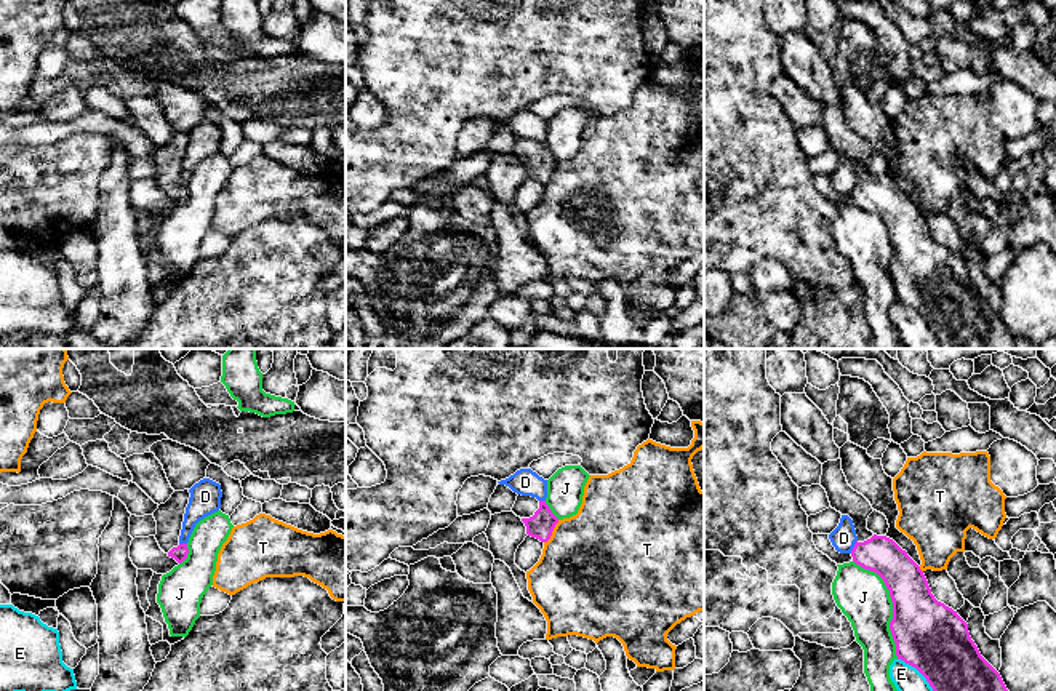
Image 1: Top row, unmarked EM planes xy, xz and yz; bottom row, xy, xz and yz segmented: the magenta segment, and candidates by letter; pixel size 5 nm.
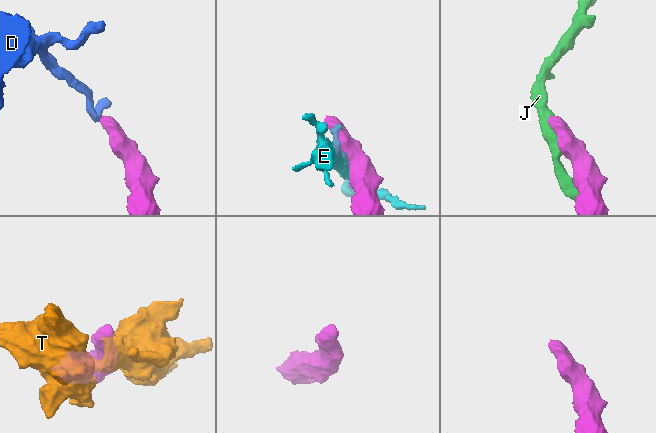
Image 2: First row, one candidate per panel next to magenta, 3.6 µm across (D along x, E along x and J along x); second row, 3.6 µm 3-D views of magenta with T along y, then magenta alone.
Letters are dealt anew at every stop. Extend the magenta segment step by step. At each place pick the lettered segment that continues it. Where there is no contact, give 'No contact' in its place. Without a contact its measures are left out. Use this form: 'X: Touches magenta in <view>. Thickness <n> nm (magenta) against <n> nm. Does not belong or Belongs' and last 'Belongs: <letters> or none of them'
D: Touches magenta in yz. Thickness 190 nm (magenta) against 130 nm. Does not belong
E: Touches magenta in yz. Thickness 360 nm (magenta) against 130 nm. Does not belong
J: Touches magenta in yz. Thickness 360 nm (magenta) against 260 nm. Does not belong
T: Touches magenta in xz. Thickness 130 nm (magenta) against 480 nm. Does not belong
Belongs: none of them

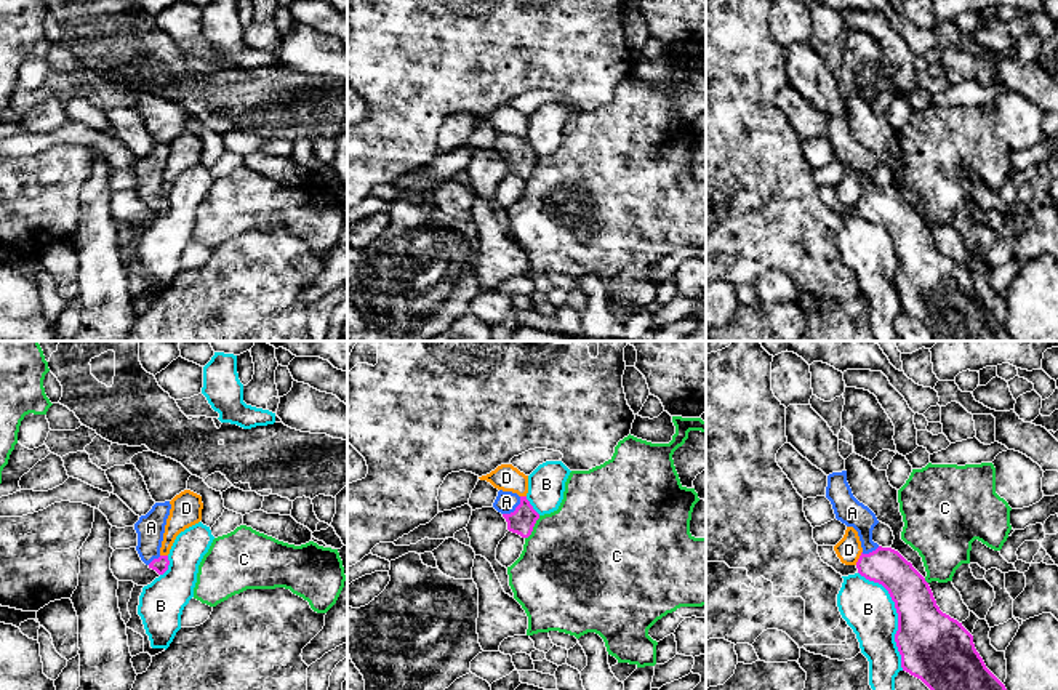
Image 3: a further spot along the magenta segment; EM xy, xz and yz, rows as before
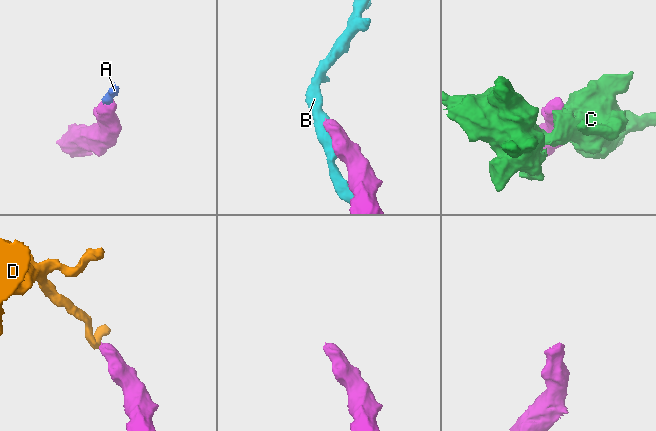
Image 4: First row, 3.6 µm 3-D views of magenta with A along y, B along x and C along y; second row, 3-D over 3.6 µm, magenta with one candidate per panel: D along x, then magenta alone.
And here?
A: Touches magenta in xz. Thickness 130 nm (magenta) against 110 nm. Belongs
B: Touches magenta in yz. Thickness 360 nm (magenta) against 260 nm. Does not belong
C: Touches magenta in xz. Thickness 130 nm (magenta) against 480 nm. Does not belong
D: Touches magenta in yz. Thickness 190 nm (magenta) against 130 nm. Does not belong
Belongs: A

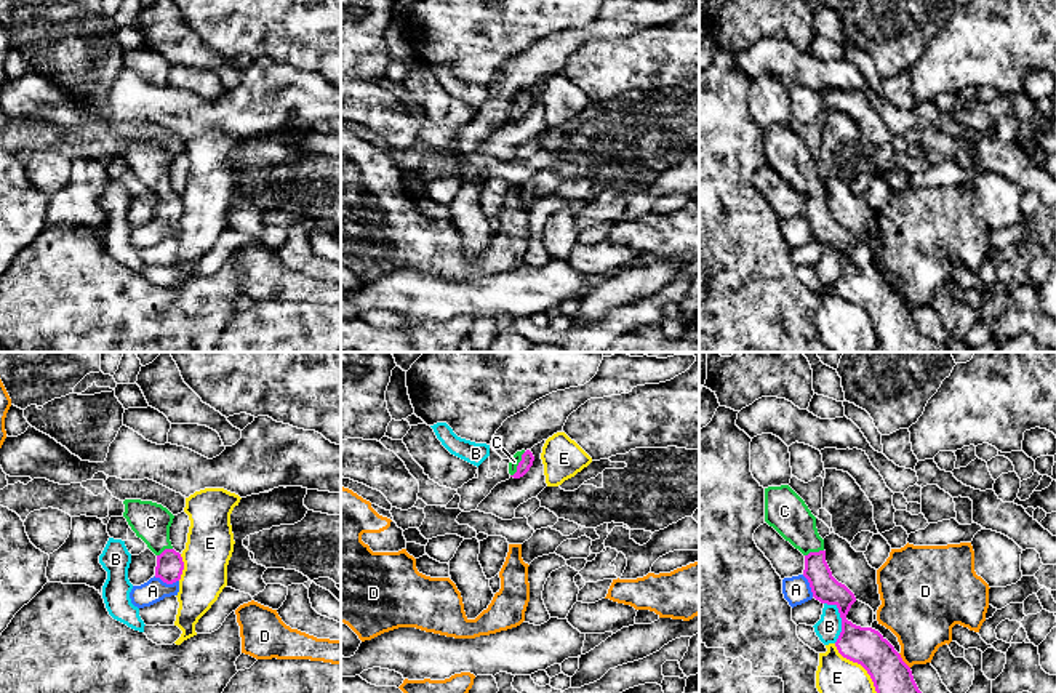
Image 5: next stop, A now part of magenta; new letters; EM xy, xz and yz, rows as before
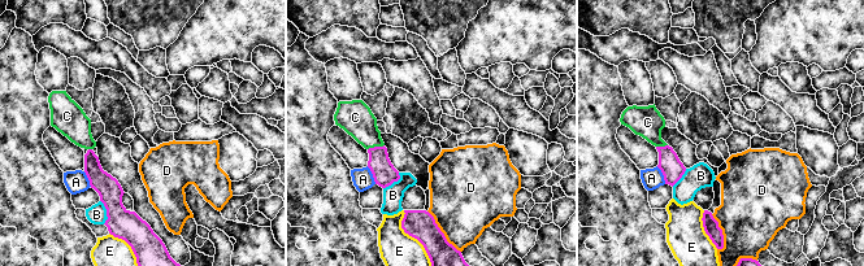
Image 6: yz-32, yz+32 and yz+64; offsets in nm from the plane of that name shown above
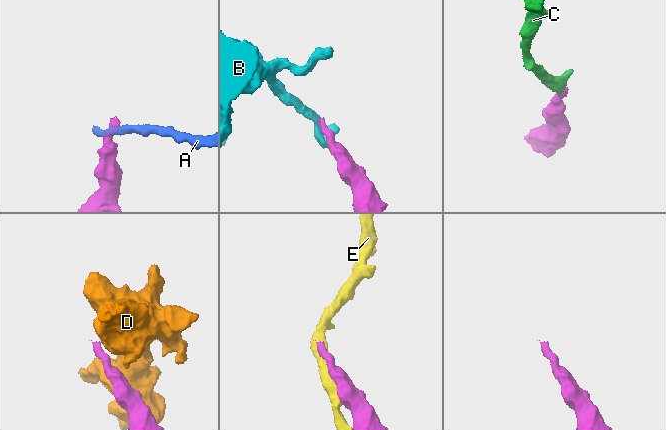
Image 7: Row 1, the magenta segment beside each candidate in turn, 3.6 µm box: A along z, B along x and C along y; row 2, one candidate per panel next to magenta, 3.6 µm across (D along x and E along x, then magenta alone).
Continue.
A: Touches magenta in xy. Thickness 140 nm (magenta) against 120 nm. Does not belong
B: Touches magenta in yz. Thickness 190 nm (magenta) against 120 nm. Does not belong
C: Touches magenta in xz. Thickness 70 nm (magenta) against 50 nm. Belongs
D: Touches magenta in yz. Thickness 190 nm (magenta) against 320 nm. Does not belong
E: Touches magenta in yz. Thickness 190 nm (magenta) against 190 nm. Does not belong
Belongs: C

